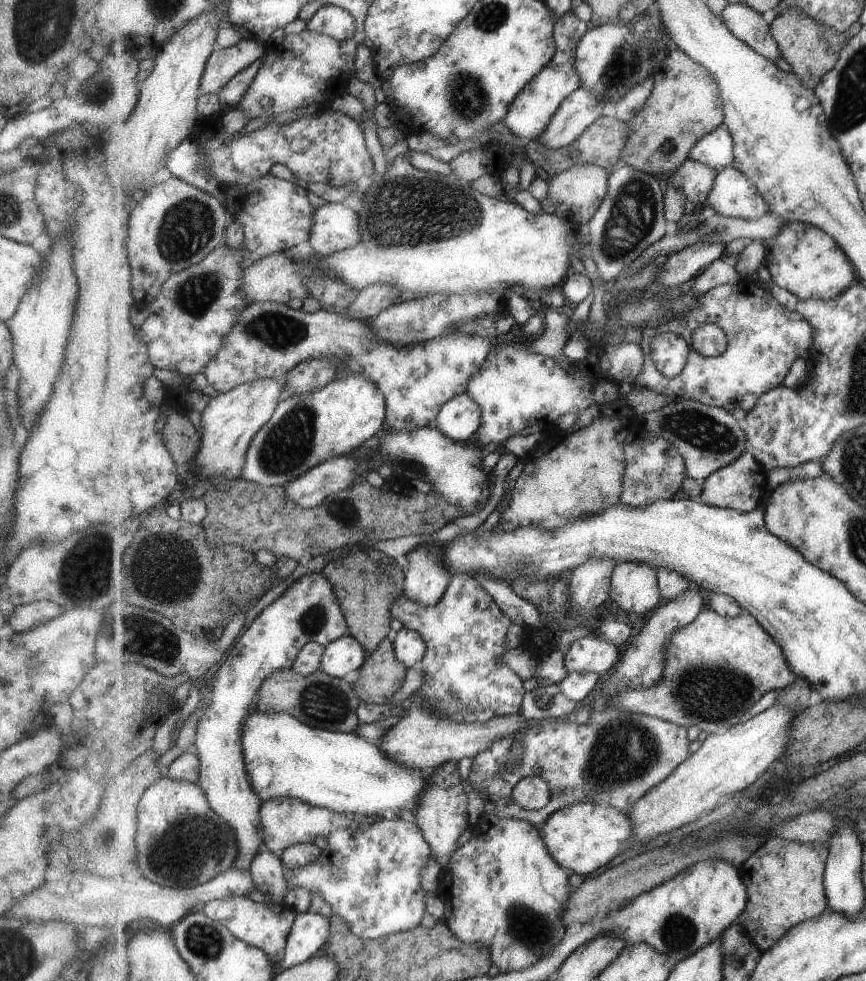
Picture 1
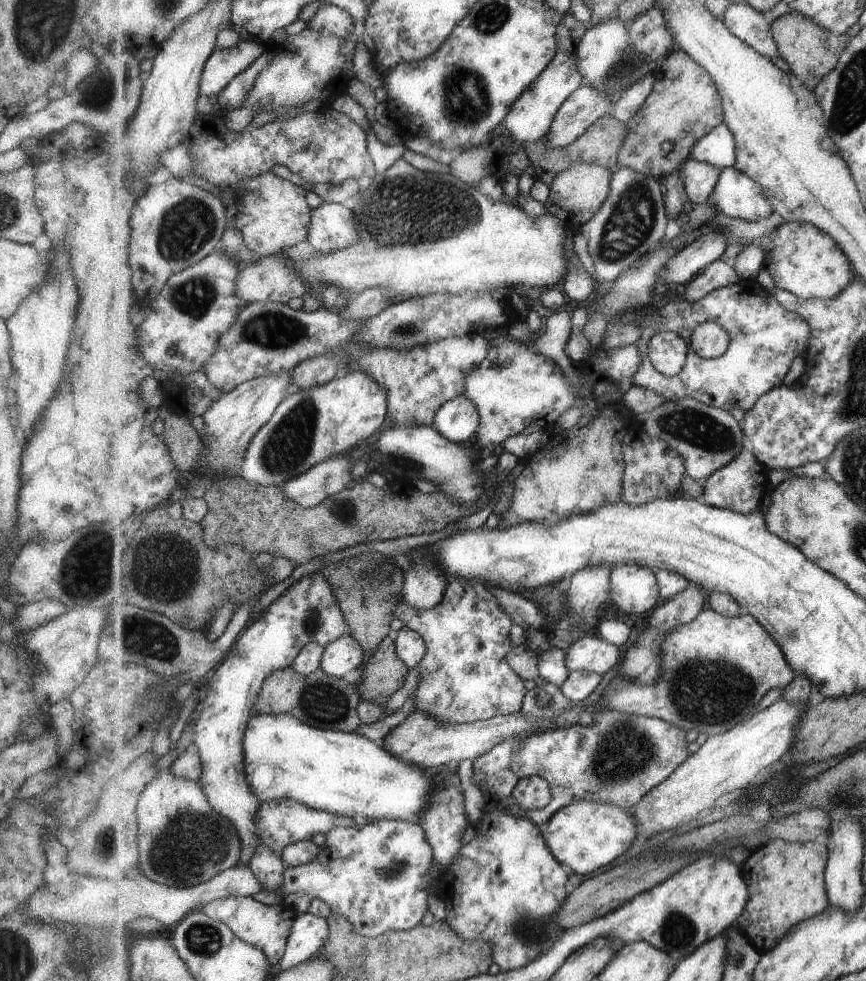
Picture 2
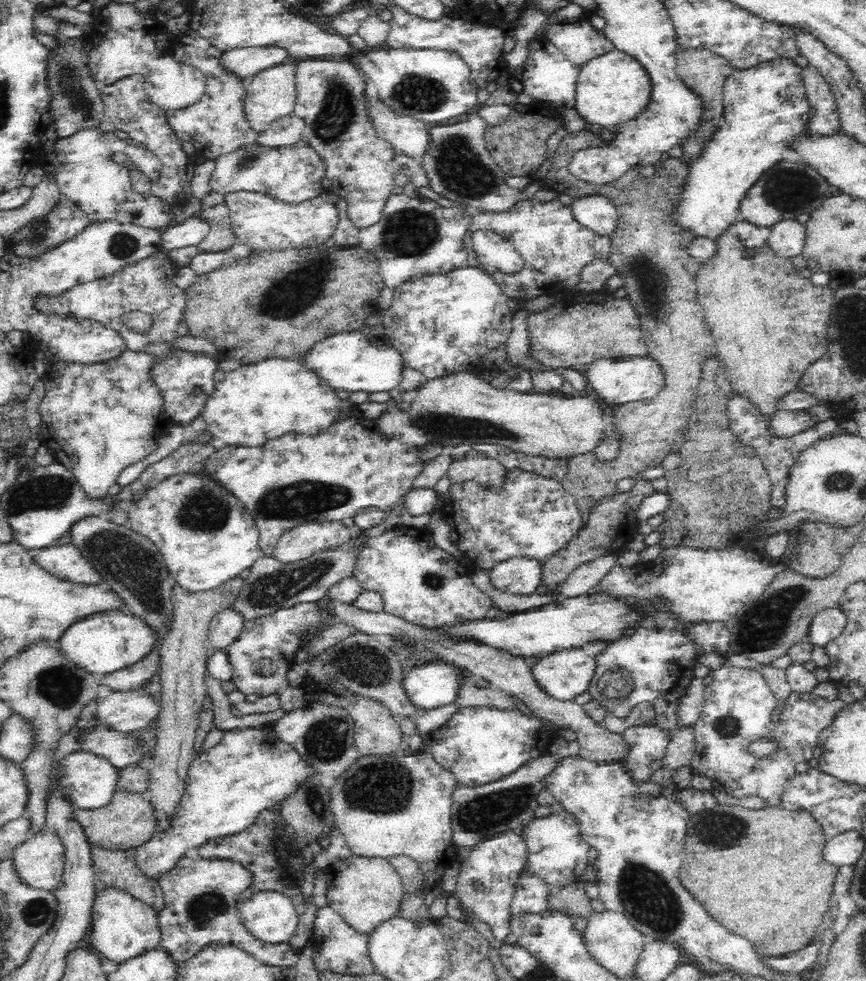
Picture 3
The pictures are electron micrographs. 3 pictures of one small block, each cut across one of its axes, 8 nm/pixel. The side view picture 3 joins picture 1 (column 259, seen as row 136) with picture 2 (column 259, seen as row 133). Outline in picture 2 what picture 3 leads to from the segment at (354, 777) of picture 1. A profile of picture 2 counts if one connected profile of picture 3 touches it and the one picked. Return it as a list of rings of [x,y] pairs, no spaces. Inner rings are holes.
[[[255,714],[249,720],[247,724],[247,732],[245,732],[245,738],[243,738],[244,756],[246,757],[246,774],[247,782],[251,786],[251,790],[255,792],[255,796],[261,800],[261,803],[273,802],[273,800],[297,800],[301,804],[307,804],[309,808],[315,808],[315,810],[327,810],[331,814],[337,814],[337,816],[353,816],[353,818],[363,818],[367,821],[379,821],[379,820],[403,820],[403,822],[418,822],[419,814],[427,812],[429,806],[431,806],[431,796],[433,792],[437,790],[437,778],[433,773],[429,774],[429,771],[423,770],[421,766],[417,764],[409,764],[397,756],[393,756],[389,750],[385,750],[383,745],[361,736],[361,734],[355,732],[348,733],[343,731],[328,731],[321,729],[320,727],[305,724],[298,718],[289,714]]]

